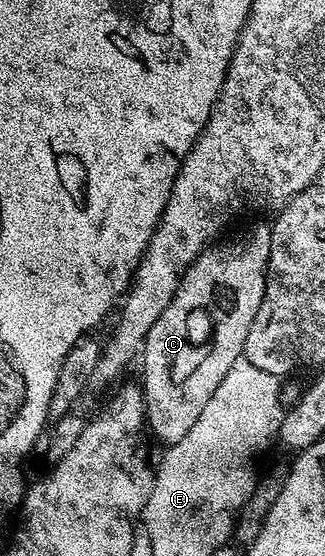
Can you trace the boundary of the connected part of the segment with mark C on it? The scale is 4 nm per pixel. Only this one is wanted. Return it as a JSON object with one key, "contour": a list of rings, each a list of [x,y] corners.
{"contour":[[[264,224],[256,227],[246,239],[221,242],[203,250],[184,271],[170,303],[152,324],[146,344],[140,351],[140,389],[142,399],[146,401],[146,424],[149,433],[153,437],[155,434],[165,444],[179,442],[188,434],[200,412],[204,412],[204,404],[212,400],[212,392],[220,388],[220,380],[228,376],[228,368],[232,368],[232,364],[243,357],[242,349],[248,328],[252,328],[252,320],[256,320],[256,308],[260,308],[260,300],[264,300],[266,261],[270,255],[270,226]]]}

